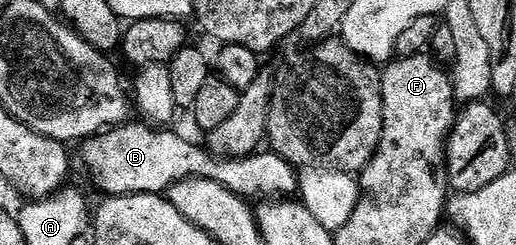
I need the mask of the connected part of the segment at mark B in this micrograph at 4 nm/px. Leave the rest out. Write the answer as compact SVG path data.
M128 121L80 144L81 157L94 183L106 196L157 195L166 192L172 183L186 179L212 179L244 201L275 201L296 194L296 168L280 155L254 153L242 159L218 159L200 144L199 148L167 131L171 129L150 129L139 123Z

